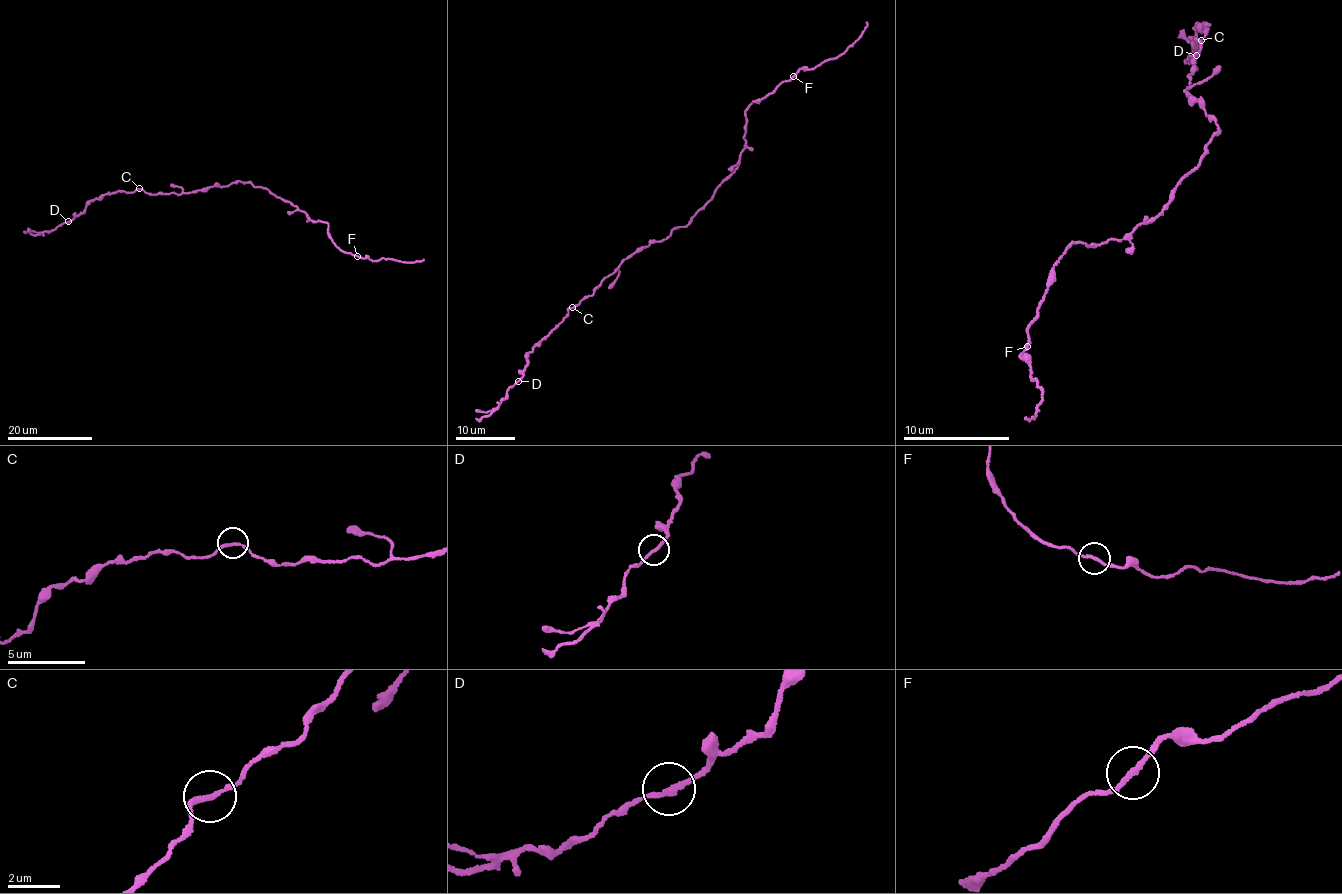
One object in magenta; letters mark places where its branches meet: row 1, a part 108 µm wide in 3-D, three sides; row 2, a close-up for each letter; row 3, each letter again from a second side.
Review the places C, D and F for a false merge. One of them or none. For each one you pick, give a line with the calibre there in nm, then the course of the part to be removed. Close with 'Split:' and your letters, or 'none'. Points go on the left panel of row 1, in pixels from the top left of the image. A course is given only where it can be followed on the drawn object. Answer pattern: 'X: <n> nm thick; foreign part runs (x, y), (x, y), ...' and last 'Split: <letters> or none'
Split: none

